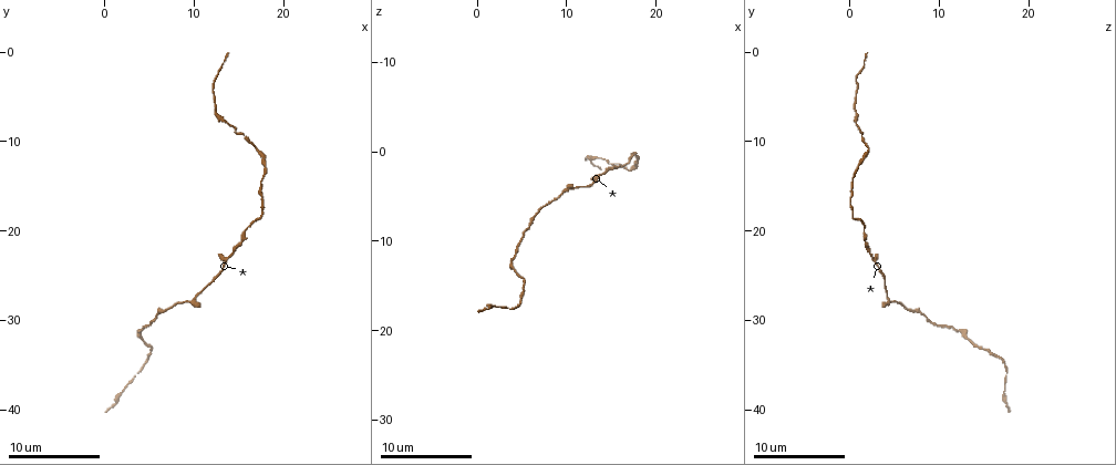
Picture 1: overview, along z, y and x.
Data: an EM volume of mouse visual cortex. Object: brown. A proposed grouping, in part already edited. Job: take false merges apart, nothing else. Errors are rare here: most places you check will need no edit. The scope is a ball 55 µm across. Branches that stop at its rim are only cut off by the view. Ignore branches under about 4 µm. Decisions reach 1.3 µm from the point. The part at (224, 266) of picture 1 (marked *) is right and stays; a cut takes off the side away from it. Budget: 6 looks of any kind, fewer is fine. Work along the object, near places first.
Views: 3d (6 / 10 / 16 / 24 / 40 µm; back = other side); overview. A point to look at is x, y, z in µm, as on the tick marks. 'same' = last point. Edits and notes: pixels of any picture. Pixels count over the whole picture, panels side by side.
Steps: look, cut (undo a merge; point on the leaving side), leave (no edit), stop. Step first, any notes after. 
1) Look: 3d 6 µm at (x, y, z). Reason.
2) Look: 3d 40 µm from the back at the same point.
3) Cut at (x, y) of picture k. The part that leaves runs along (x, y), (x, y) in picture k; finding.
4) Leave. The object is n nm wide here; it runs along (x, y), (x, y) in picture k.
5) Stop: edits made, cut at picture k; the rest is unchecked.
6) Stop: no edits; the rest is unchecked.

Look: 3d 16 µm at (14.2, 22.8, 2.6). Three-way junction.

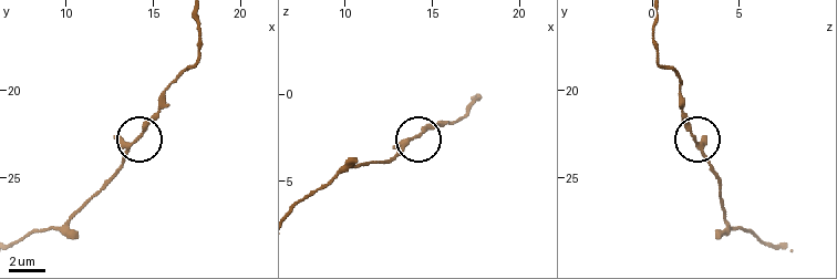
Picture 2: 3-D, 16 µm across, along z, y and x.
Look: 3d 16 µm from the back at (14.0, 22.6, 2.3). Other side.

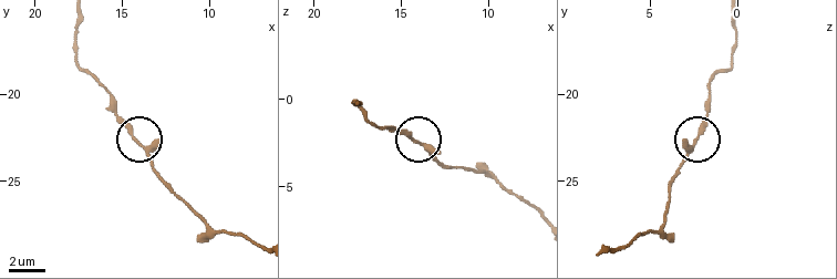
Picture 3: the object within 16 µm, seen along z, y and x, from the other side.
Leave. The object is 170 nm wide here; it runs along (683, 161), (711, 111) in picture 3; continuous, no second cell.

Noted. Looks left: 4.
Look: 3d 10 µm at (9.2, 28.0, 5.0). Thick turns thin.

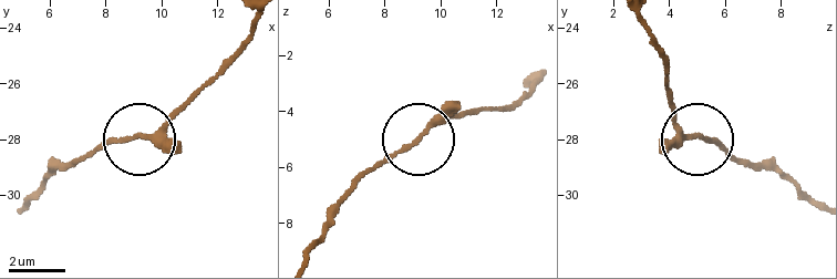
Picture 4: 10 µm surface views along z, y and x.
Look: 3d 6 µm at (9.0, 28.0, 5.1). Closer look.

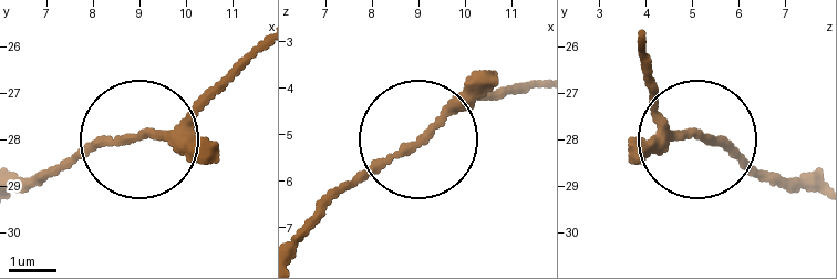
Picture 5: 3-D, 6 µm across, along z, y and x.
Leave. The object is 160 nm wide here; all the same cell.

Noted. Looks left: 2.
Look: 3d 6 µm at (16.8, 11.2, 1.8). Thick turns thin.

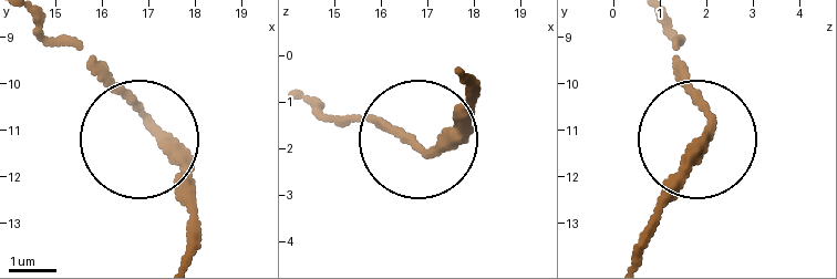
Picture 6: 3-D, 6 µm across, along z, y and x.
Leave. It runs along (187, 255), (187, 184), (76, 44) in picture 6; all the same cell.

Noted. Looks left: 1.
Stop: no edits; the rest is unchecked.

